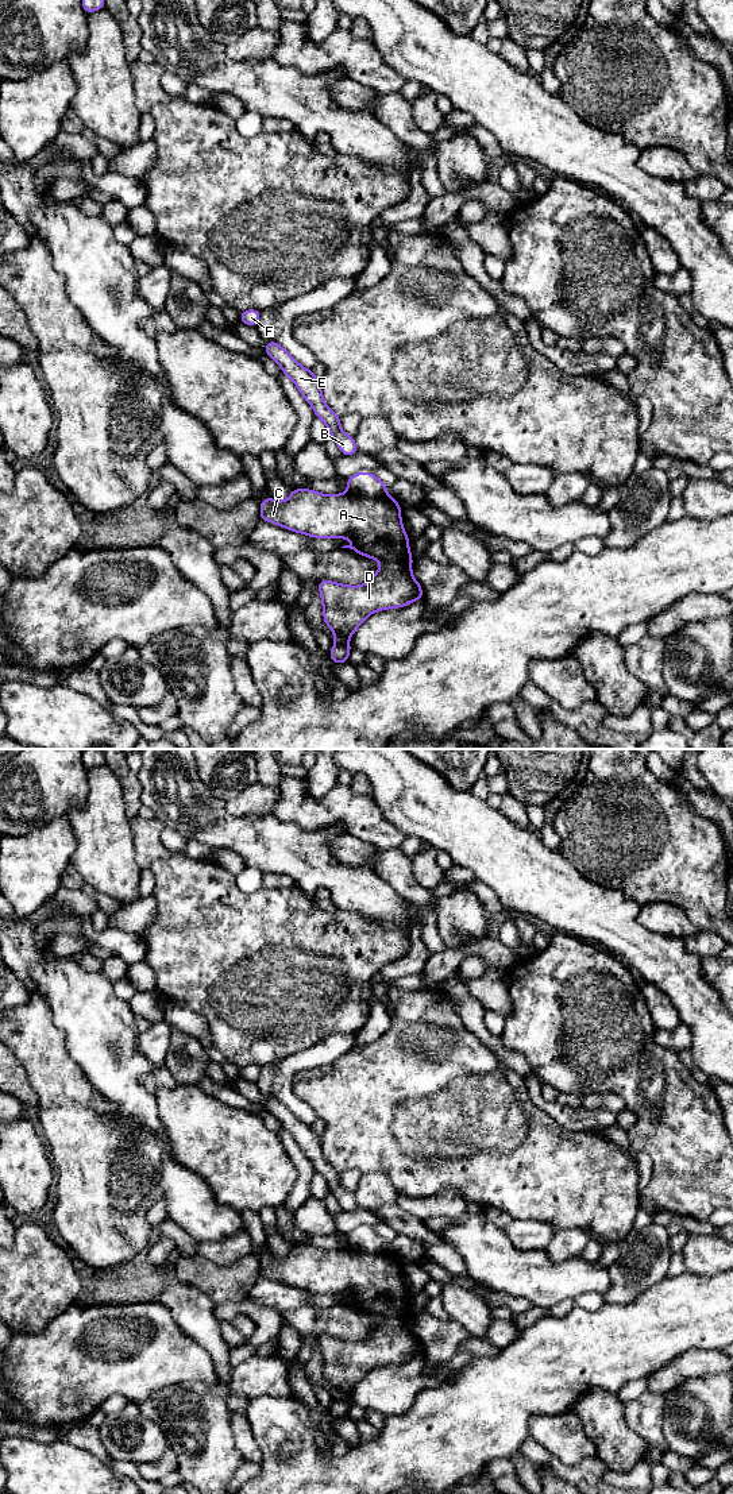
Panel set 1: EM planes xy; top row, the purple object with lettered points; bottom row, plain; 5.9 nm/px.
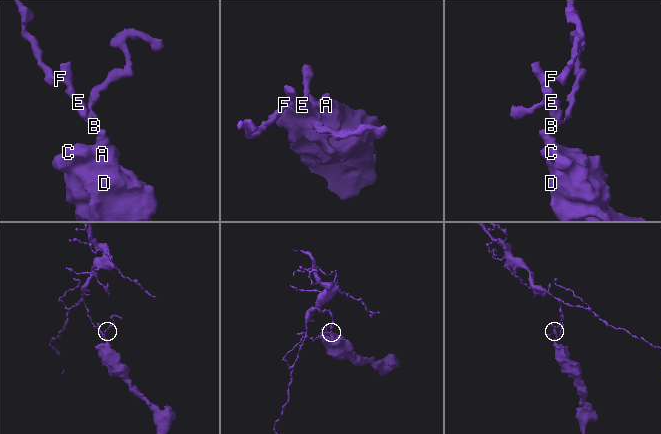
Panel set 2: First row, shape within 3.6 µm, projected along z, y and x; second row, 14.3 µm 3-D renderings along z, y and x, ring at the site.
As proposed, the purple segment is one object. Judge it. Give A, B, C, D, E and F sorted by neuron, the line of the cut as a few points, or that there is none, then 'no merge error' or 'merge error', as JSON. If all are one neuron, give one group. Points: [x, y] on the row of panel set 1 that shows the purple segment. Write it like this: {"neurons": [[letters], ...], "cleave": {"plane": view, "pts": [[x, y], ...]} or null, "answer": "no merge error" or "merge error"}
{"neurons": [["A", "C", "D"], ["B", "E", "F"]], "cleave": {"plane": "xy", "pts": [[348, 491], [367, 497], [382, 497], [386, 494]]}, "answer": "merge error"}

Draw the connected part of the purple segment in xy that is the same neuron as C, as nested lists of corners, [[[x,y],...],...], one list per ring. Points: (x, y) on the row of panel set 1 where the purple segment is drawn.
[[[293,489],[289,498],[282,502],[269,497],[259,505],[259,518],[265,521],[313,538],[350,537],[354,543],[342,548],[350,548],[382,563],[371,580],[360,586],[347,586],[331,580],[317,582],[324,624],[332,629],[336,638],[328,657],[336,664],[348,661],[348,653],[352,649],[348,638],[371,613],[404,607],[424,597],[420,583],[412,575],[413,557],[401,521],[401,505],[390,495],[378,498],[358,497],[350,493],[325,495],[308,489]]]

